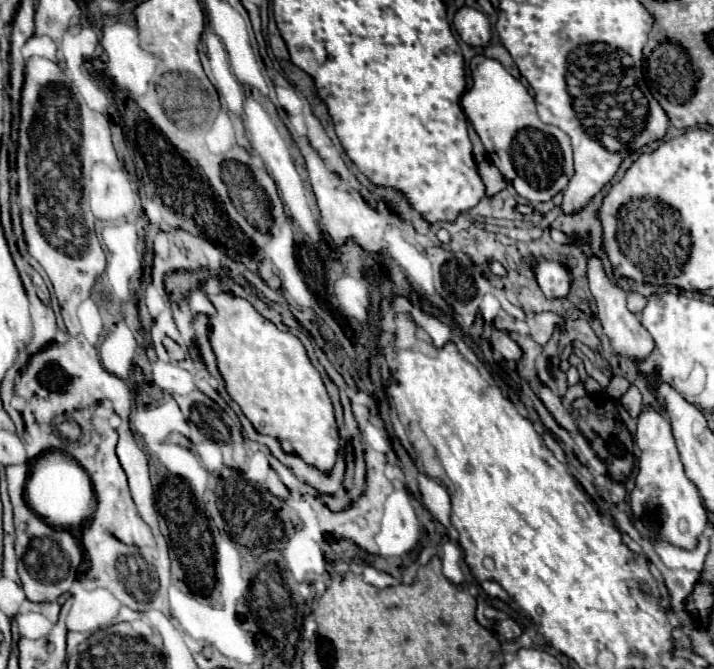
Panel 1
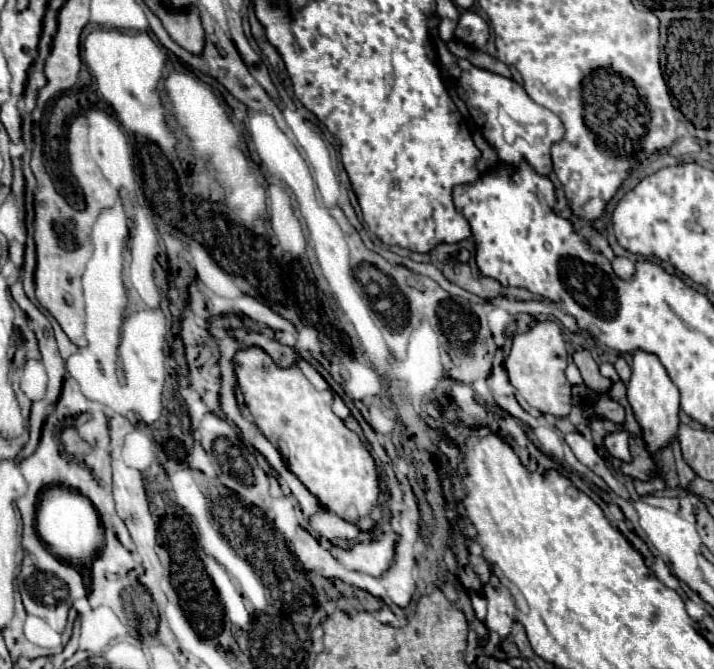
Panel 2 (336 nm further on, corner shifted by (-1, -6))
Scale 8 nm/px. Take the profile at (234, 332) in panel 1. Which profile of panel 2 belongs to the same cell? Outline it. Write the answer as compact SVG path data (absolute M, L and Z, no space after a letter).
M260 347L238 351L234 355L234 371L254 423L282 453L286 467L304 487L348 523L358 523L358 517L368 515L378 503L378 471L360 437L334 415L332 393L318 391L298 367L276 367L272 357Z

